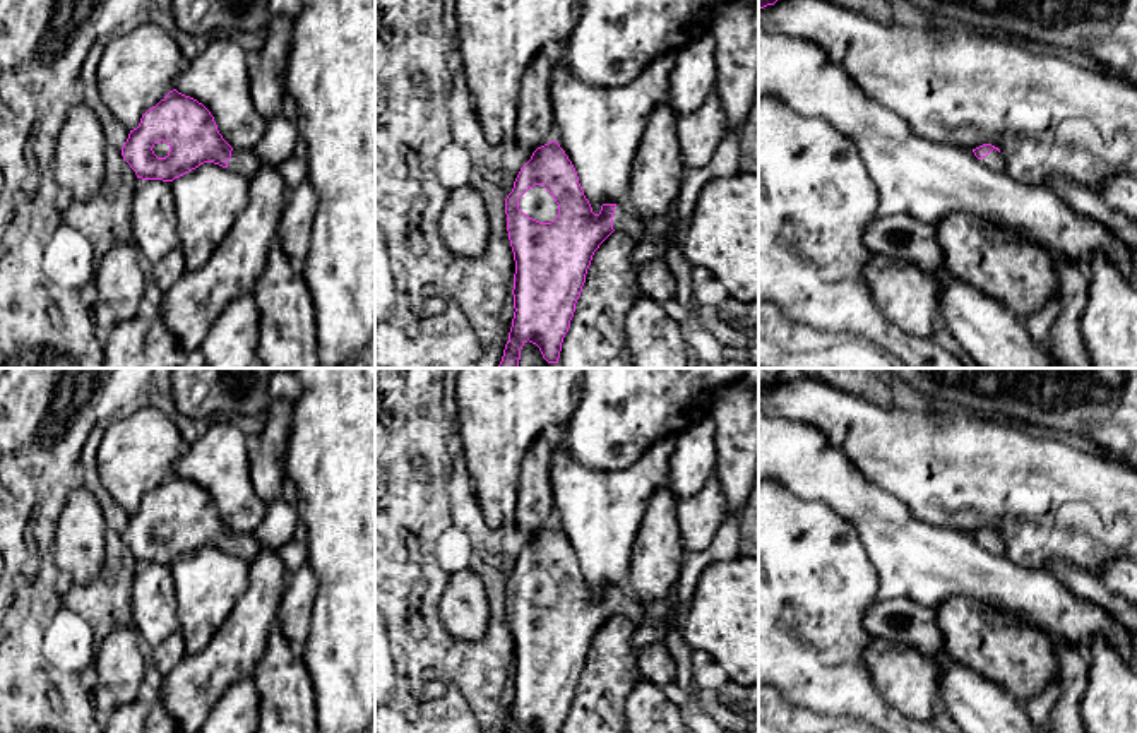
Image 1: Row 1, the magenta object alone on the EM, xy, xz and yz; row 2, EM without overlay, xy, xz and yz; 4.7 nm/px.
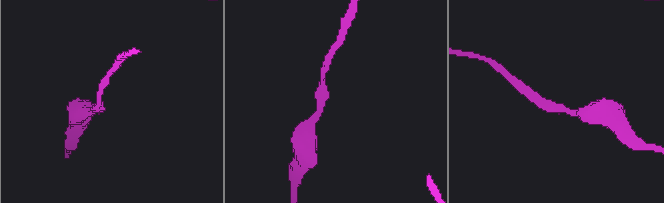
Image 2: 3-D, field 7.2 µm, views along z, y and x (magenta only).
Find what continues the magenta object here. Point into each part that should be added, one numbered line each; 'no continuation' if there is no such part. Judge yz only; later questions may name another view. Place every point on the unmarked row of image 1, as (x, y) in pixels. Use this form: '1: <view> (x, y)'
1: yz (995, 545)

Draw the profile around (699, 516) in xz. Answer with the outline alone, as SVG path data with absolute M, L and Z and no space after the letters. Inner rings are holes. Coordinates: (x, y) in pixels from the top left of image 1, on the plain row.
M716 476L700 492L678 498L678 526L687 553L709 550L716 531L728 521L728 504Z

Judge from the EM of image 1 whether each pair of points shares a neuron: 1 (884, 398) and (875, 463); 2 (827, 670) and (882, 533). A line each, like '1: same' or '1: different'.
1: different
2: different

